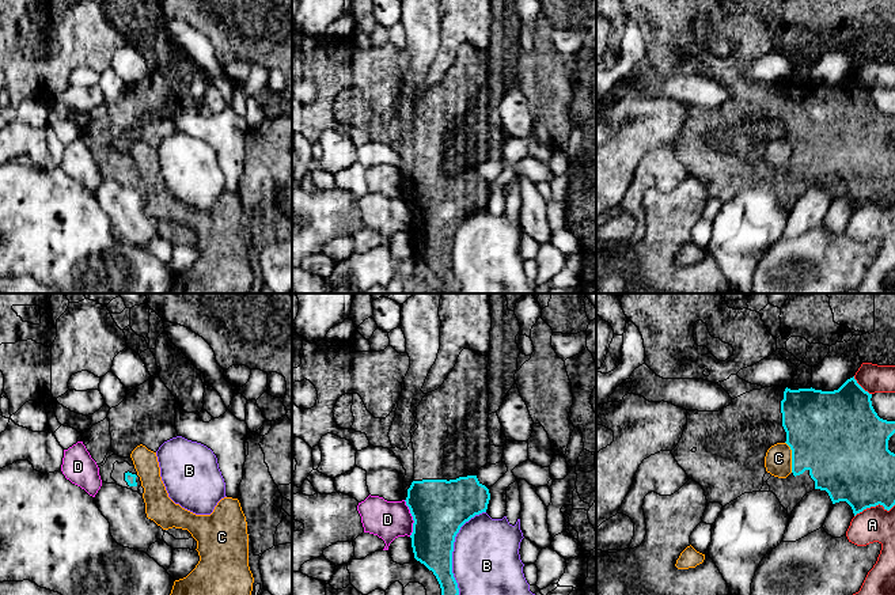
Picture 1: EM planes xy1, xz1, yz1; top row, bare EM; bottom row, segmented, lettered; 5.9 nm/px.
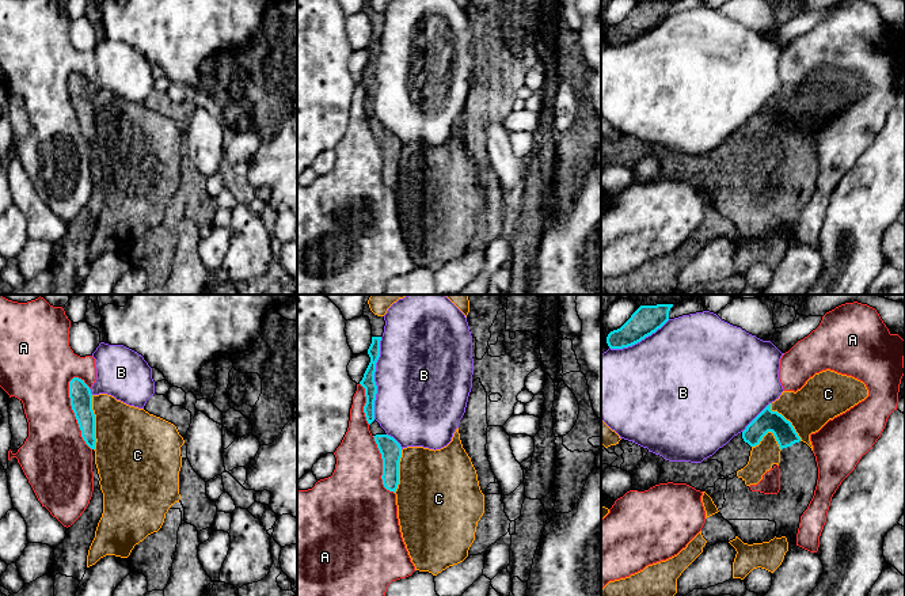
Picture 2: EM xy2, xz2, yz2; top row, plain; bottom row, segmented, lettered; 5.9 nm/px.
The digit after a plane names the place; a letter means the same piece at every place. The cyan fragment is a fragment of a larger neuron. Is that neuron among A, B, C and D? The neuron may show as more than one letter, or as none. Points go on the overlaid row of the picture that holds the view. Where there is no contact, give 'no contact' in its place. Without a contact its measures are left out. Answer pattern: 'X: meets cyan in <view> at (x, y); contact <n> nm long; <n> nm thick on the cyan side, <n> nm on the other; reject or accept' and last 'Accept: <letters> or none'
A: meets cyan in xy2 at (73, 412); contact 460 nm long; 130 nm thick on the cyan side, 360 nm on the other; reject
B: meets cyan in xz1 at (452, 549); contact 500 nm long; 320 nm thick on the cyan side, 400 nm on the other; reject
C: meets cyan in xy2 at (94, 422); contact 320 nm long; 130 nm thick on the cyan side, 420 nm on the other; reject
D: meets cyan in xz1 at (413, 518); contact 220 nm long; 340 nm thick on the cyan side, 220 nm on the other; reject
Accept: none

